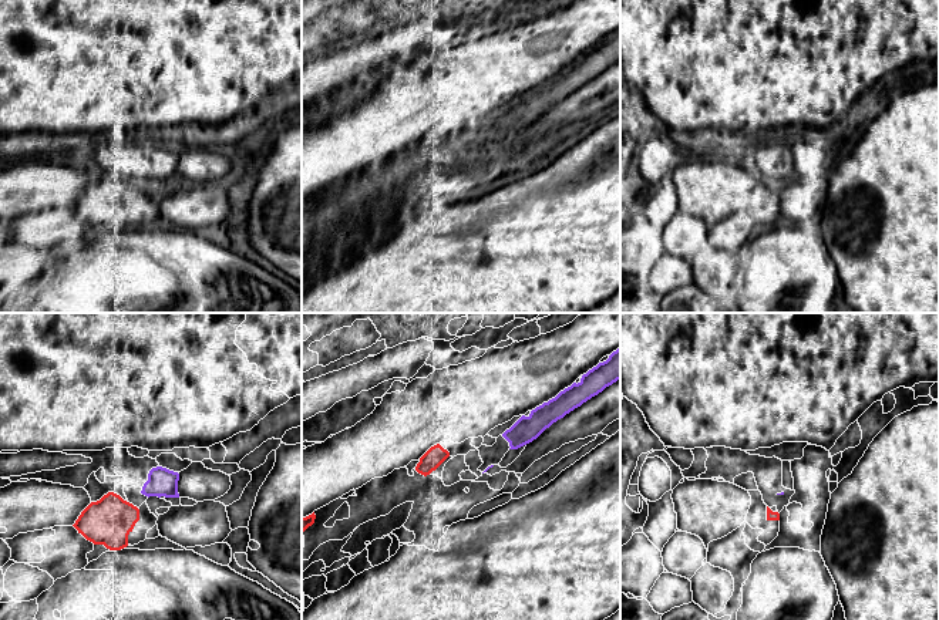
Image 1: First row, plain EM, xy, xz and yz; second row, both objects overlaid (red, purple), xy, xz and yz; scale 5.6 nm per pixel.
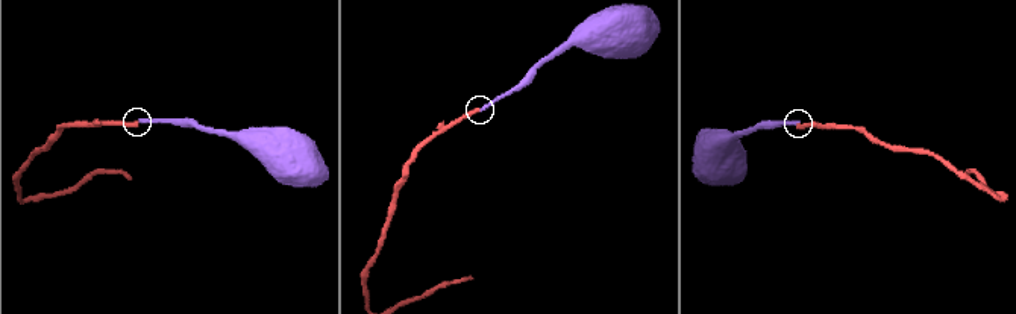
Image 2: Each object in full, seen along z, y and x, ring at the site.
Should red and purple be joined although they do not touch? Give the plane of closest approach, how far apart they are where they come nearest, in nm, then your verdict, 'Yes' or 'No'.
Closest in xy. Distance 80 nm. No

